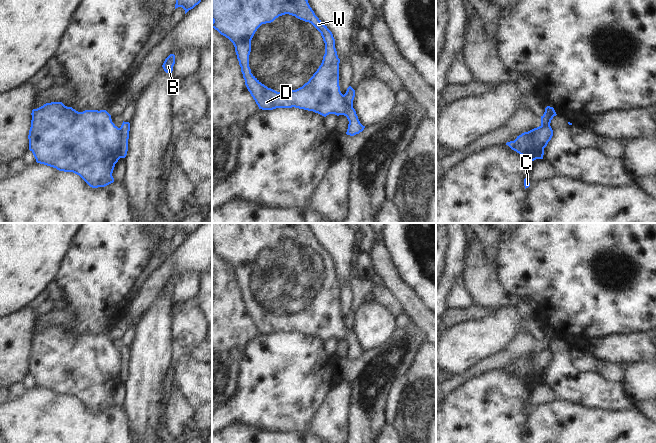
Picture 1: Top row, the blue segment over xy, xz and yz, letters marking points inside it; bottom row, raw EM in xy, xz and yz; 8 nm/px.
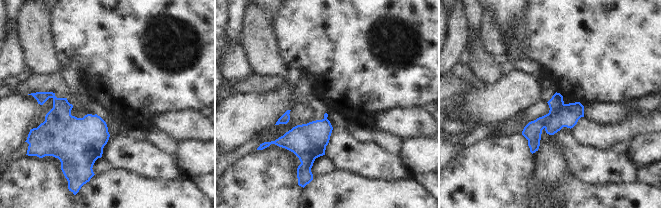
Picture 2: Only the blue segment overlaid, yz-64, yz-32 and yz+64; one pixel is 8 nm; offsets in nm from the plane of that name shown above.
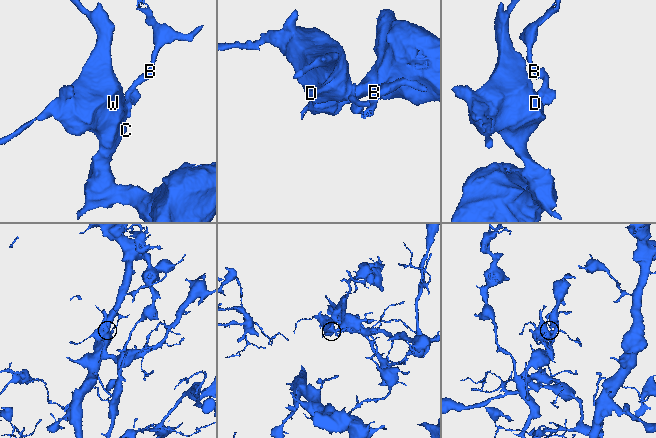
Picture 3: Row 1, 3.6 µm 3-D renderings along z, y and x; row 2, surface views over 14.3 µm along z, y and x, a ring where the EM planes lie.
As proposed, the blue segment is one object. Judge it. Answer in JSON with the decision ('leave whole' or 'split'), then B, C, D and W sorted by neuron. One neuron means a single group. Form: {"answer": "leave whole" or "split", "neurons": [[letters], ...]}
{"answer": "split", "neurons": [["B"], ["C", "D", "W"]]}

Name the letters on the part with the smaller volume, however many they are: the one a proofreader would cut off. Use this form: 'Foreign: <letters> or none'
Foreign: B.

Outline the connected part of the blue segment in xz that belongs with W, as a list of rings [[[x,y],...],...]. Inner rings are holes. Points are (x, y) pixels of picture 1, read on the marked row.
[[[212,0],[212,28],[228,38],[235,47],[235,52],[245,85],[255,100],[259,109],[273,110],[276,108],[299,108],[313,111],[324,117],[329,114],[347,117],[349,124],[346,134],[354,136],[365,128],[356,114],[353,106],[346,106],[339,86],[339,63],[335,48],[335,39],[327,26],[315,15],[308,0]],[[289,14],[305,22],[311,23],[320,33],[325,43],[325,54],[317,71],[302,87],[296,90],[277,92],[262,84],[252,73],[249,67],[251,40],[257,29],[266,23],[273,22],[279,16]]]

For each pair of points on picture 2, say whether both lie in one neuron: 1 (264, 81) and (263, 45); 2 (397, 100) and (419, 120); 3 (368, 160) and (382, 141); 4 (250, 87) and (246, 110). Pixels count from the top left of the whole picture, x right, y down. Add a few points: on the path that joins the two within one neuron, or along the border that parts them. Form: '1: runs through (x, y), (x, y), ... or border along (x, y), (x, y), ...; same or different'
1: border along (252, 74), (283, 76), (285, 78); different
2: border along (424, 105), (392, 107), (382, 111); different
3: border along (376, 144), (391, 153), (399, 155); different
4: border along (272, 88), (261, 92), (231, 95); different

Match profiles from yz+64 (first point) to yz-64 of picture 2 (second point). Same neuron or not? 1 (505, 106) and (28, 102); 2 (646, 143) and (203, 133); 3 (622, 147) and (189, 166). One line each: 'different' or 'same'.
1: same
2: different
3: different

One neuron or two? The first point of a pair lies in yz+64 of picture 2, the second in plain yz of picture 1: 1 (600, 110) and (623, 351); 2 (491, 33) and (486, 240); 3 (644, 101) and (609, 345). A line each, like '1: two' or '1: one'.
1: one
2: one
3: one

